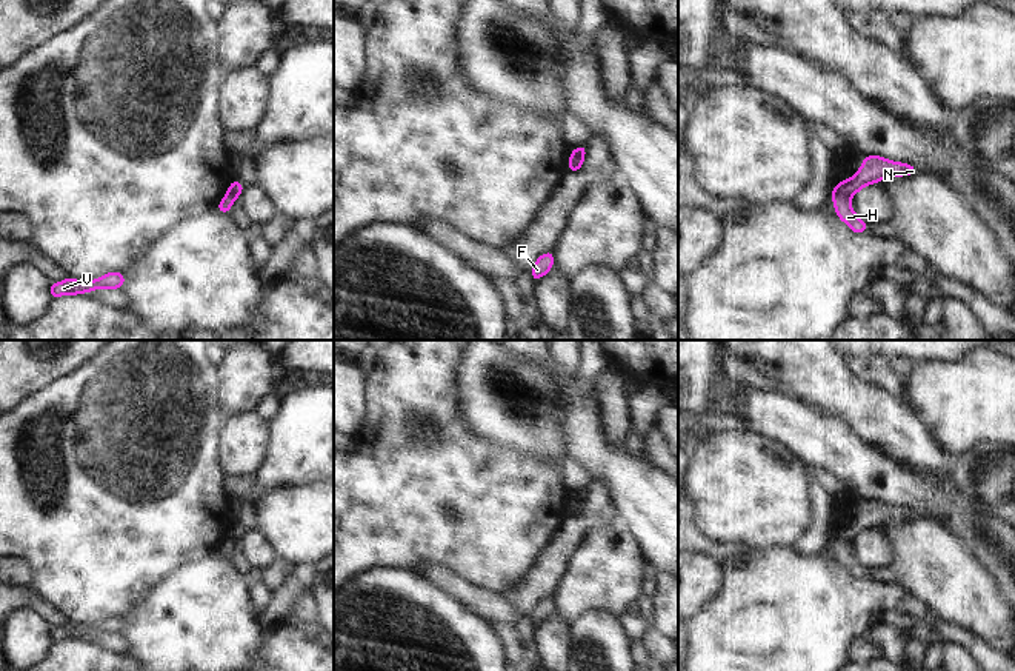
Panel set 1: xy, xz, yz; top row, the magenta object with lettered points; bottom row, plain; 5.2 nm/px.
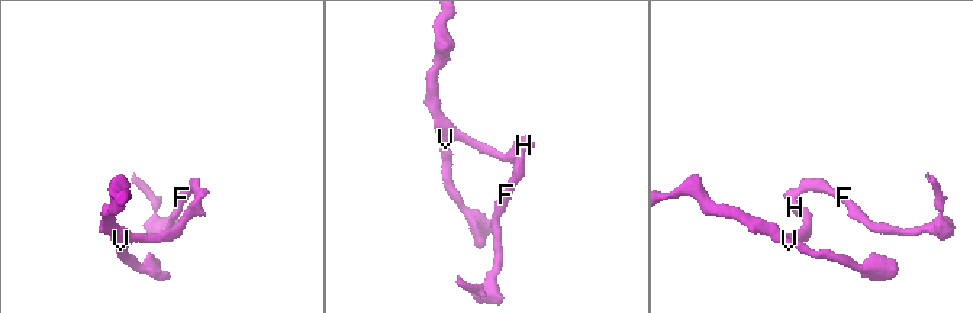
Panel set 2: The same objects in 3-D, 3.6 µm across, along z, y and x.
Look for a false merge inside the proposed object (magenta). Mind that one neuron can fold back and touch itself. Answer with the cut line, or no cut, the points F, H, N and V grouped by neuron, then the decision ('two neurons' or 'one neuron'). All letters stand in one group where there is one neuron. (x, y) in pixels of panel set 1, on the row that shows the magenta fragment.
yz (832, 194), (849, 199) | F N / H V | two neurons

